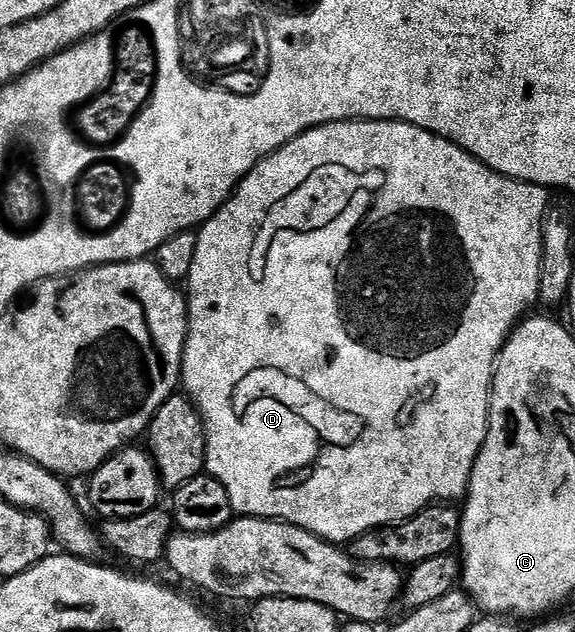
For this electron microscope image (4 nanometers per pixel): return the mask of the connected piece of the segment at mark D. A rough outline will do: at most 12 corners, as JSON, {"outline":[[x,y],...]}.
{"outline":[[331,121],[198,226],[241,517],[466,498],[548,190]]}

